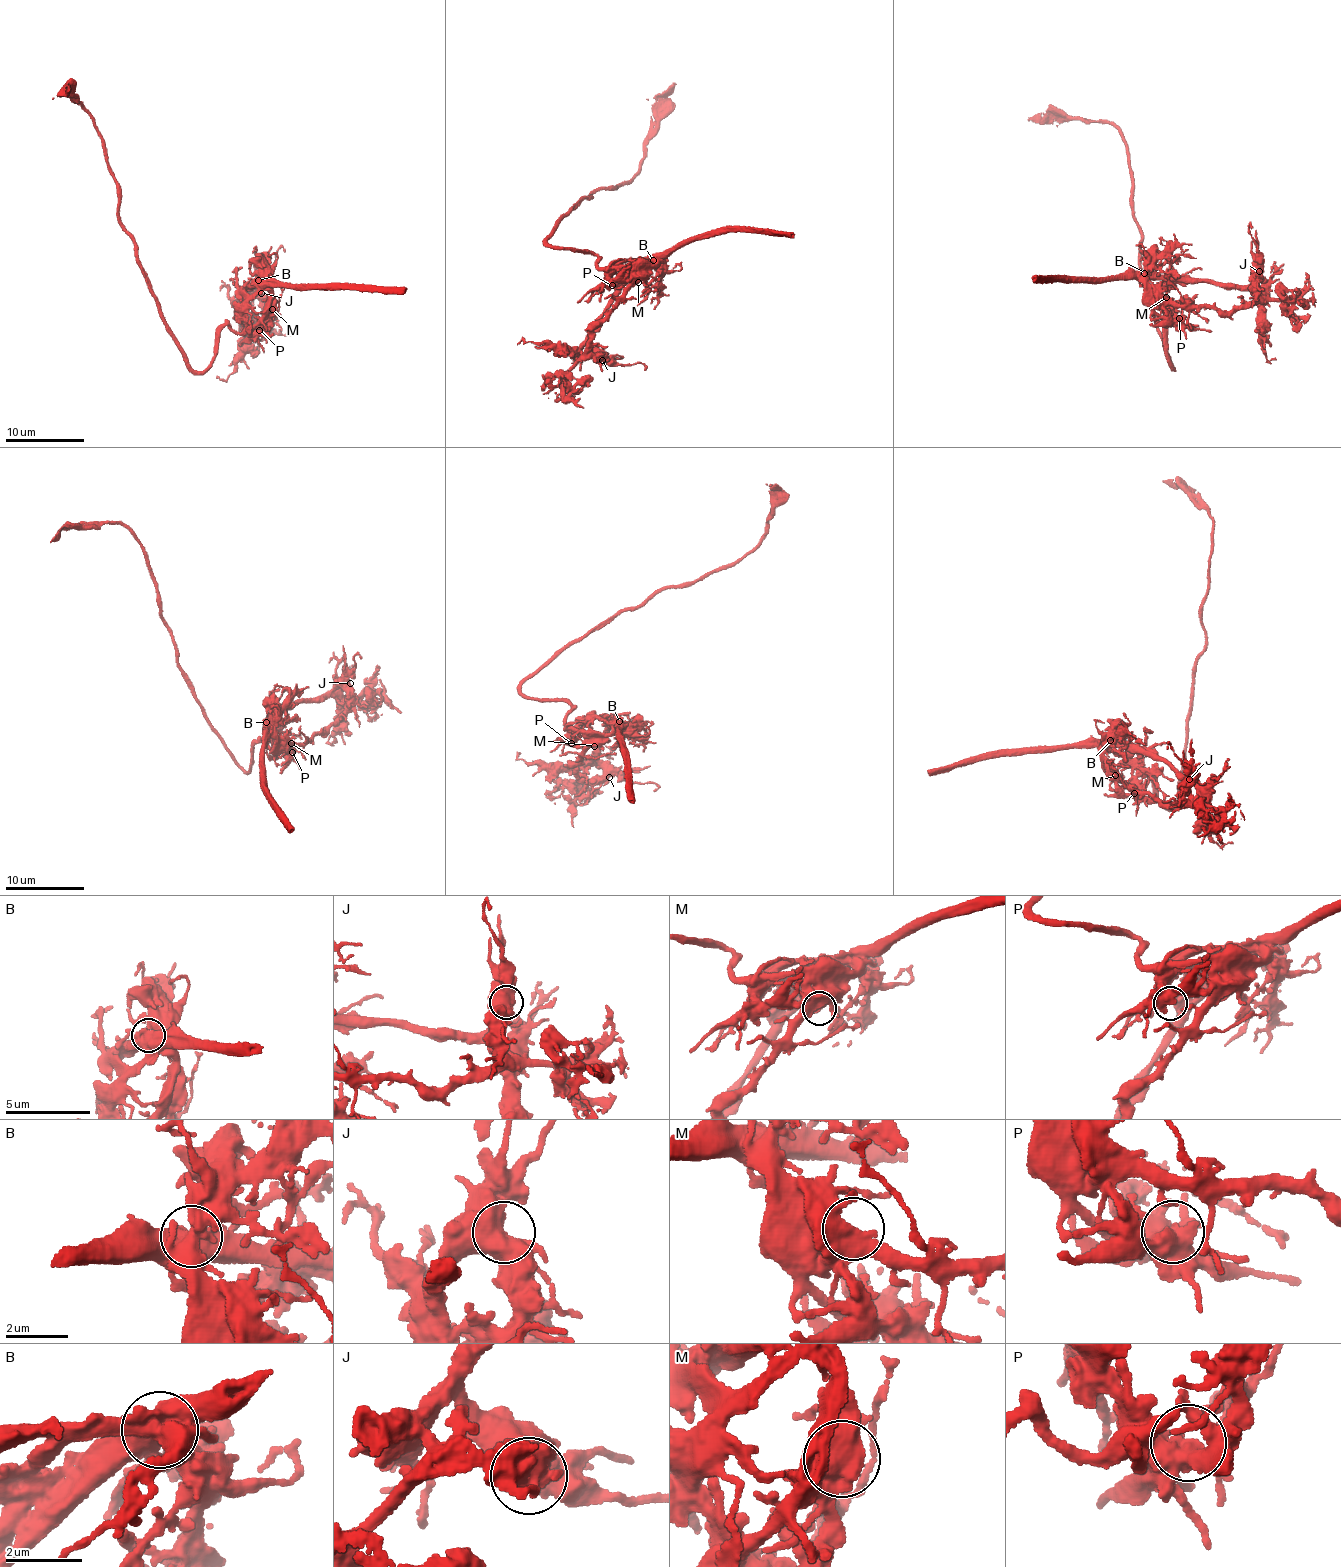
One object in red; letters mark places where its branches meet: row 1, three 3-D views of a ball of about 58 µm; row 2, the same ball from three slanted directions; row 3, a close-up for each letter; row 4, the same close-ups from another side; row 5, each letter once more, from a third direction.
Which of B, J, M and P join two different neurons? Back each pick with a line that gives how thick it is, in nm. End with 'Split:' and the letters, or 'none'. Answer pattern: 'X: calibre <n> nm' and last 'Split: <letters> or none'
B: calibre 600 nm
Split: B

